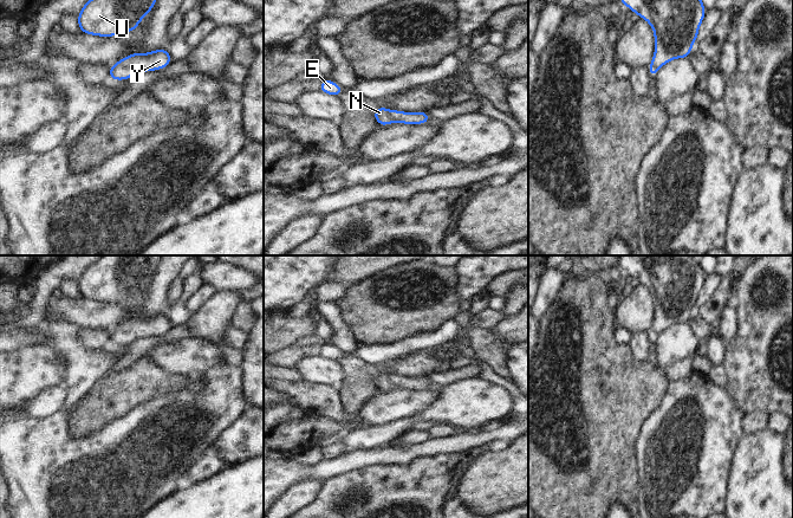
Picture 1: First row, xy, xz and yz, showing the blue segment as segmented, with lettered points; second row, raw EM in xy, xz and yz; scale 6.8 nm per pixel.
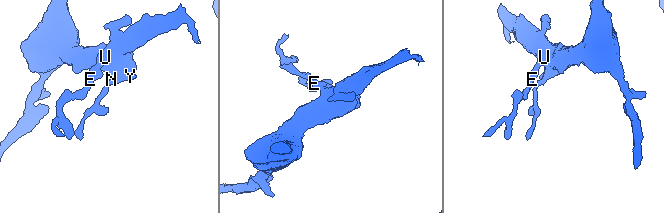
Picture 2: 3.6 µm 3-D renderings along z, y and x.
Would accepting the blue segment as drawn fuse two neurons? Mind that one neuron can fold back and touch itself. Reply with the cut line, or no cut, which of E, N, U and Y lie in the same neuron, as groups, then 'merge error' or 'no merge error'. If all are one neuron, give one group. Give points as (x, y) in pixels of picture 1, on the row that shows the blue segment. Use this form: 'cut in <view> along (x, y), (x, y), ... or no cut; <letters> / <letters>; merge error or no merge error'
no cut; E N U Y; no merge error

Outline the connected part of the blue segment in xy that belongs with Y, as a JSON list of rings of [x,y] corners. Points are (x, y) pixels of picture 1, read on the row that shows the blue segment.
[[[167,48],[145,54],[132,52],[129,57],[119,59],[117,64],[110,66],[109,77],[116,80],[129,79],[135,73],[161,70],[171,61],[173,59]]]

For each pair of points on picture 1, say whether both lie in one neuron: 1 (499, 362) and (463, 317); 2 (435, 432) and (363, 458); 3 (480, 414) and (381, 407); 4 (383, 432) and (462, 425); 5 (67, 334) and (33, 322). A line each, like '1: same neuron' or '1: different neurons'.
1: same neuron
2: different neurons
3: different neurons
4: same neuron
5: different neurons

